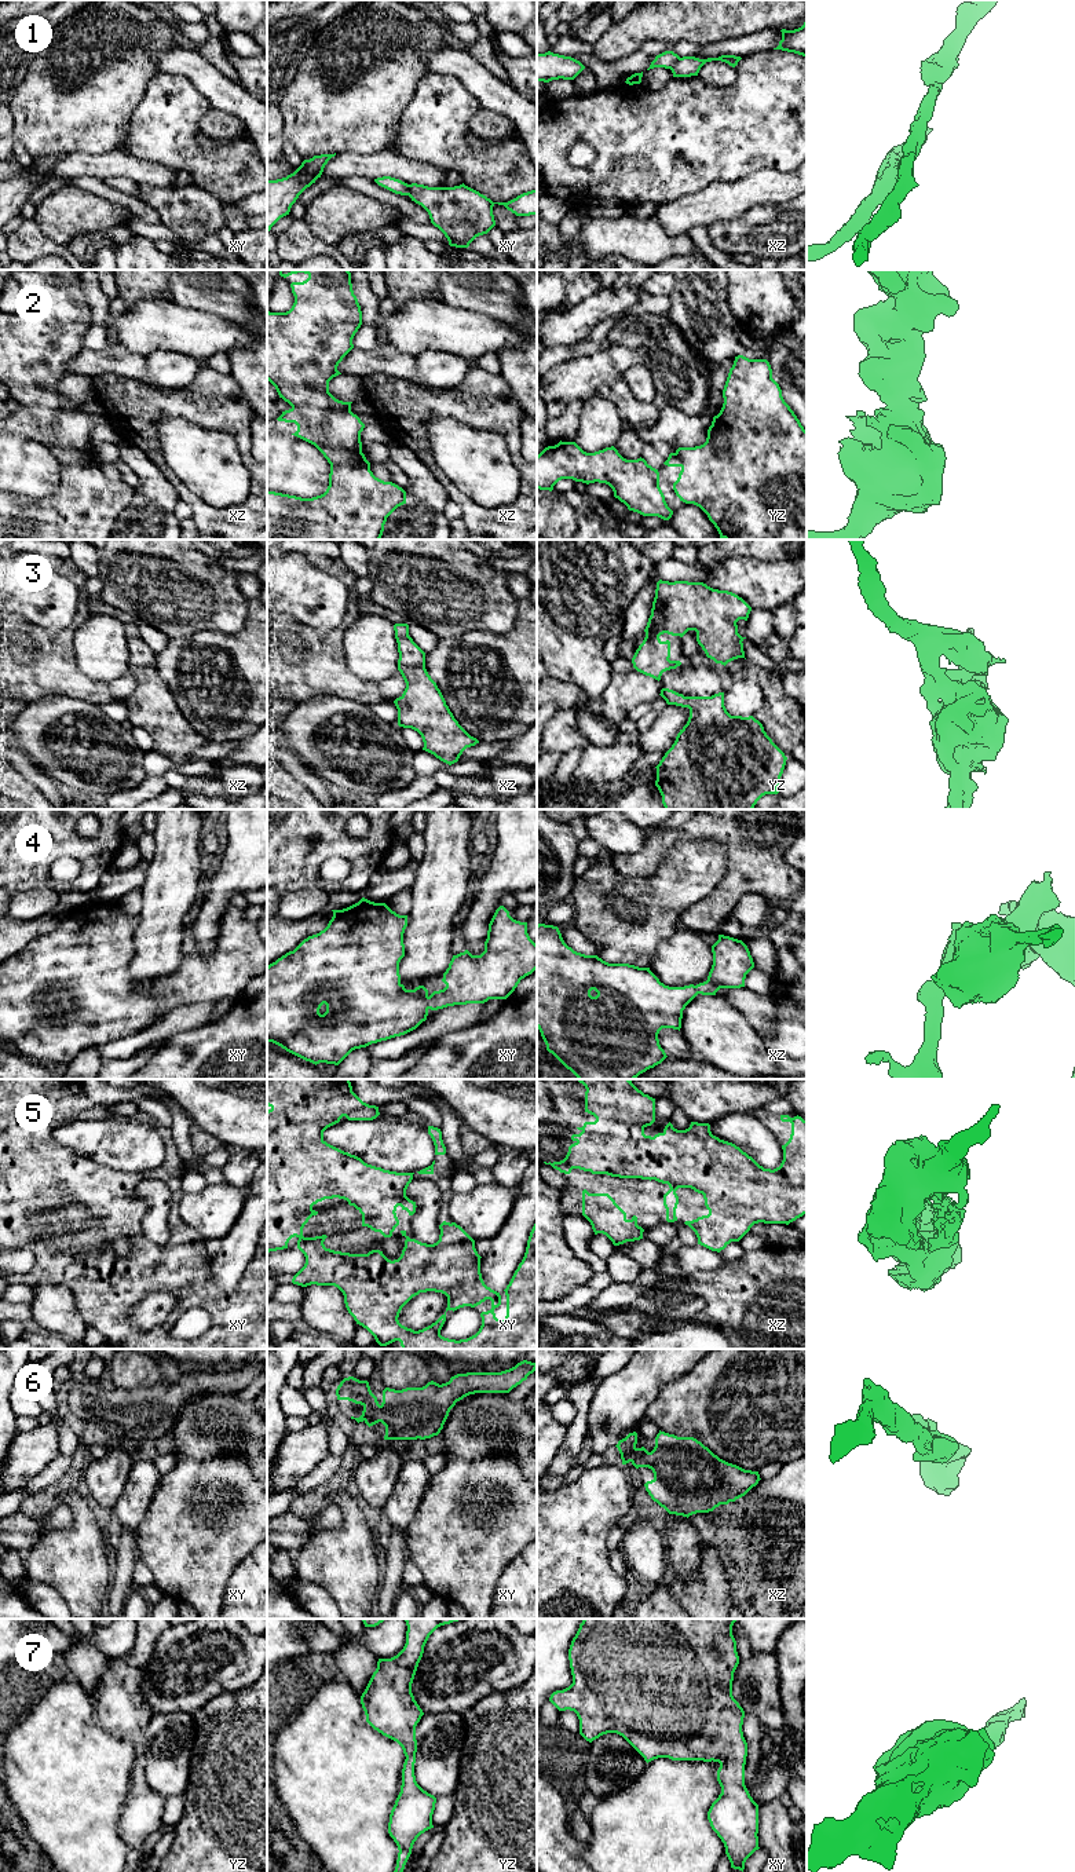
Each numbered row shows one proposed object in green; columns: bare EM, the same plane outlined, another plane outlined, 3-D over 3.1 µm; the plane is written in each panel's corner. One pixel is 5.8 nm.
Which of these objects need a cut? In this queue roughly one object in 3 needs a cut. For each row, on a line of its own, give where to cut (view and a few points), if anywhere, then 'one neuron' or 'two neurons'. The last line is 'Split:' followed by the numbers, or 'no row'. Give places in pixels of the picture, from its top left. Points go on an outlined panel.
1: cut in xz along (679, 57), (669, 68); two neurons
2: no cut; one neuron
3: no cut; one neuron
4: no cut; one neuron
5: no cut; one neuron
6: no cut; one neuron
7: no cut; one neuron
Split: 1

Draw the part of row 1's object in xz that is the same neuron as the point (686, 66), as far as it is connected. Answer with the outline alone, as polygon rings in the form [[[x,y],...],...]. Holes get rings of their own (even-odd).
[[[721,55],[719,58],[707,58],[707,59],[699,59],[695,56],[683,56],[679,58],[670,66],[670,70],[673,73],[673,77],[691,77],[691,76],[698,76],[701,67],[706,62],[721,61],[735,67],[741,59],[742,59],[741,56],[735,56],[735,55]]]

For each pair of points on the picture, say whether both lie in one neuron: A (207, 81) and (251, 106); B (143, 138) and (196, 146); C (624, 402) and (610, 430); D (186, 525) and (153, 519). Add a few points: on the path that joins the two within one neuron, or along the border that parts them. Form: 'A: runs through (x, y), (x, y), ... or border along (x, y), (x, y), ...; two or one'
A: runs through (218, 88), (240, 103); one
B: runs through (156, 138), (171, 138), (183, 146); one
C: border along (598, 392), (607, 397), (617, 406), (622, 417); two
D: border along (179, 522), (181, 525); two

